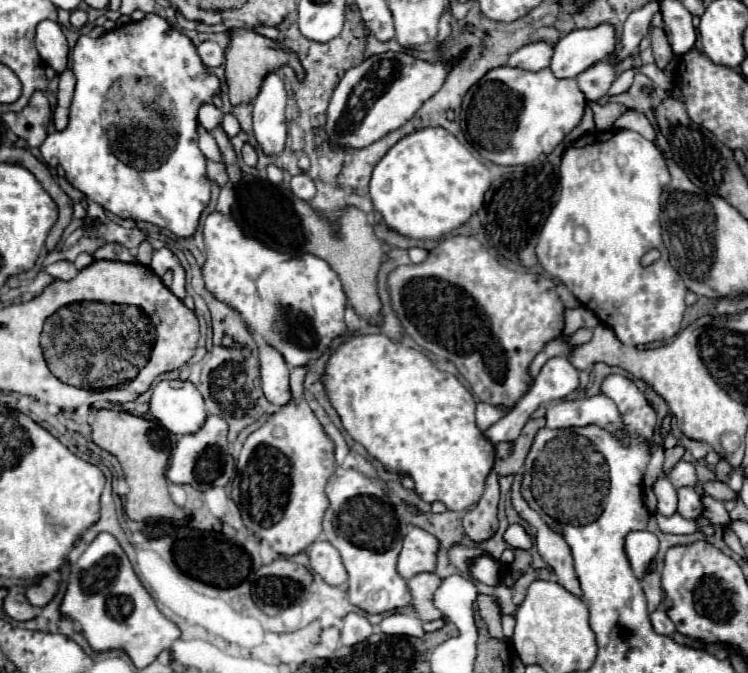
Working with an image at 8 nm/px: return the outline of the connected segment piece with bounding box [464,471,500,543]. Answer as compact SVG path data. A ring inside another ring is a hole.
M492 471L486 479L486 489L482 499L474 509L470 509L464 515L464 531L466 535L474 541L486 541L490 539L496 529L498 529L498 497L500 497L500 487L498 487L498 475Z

